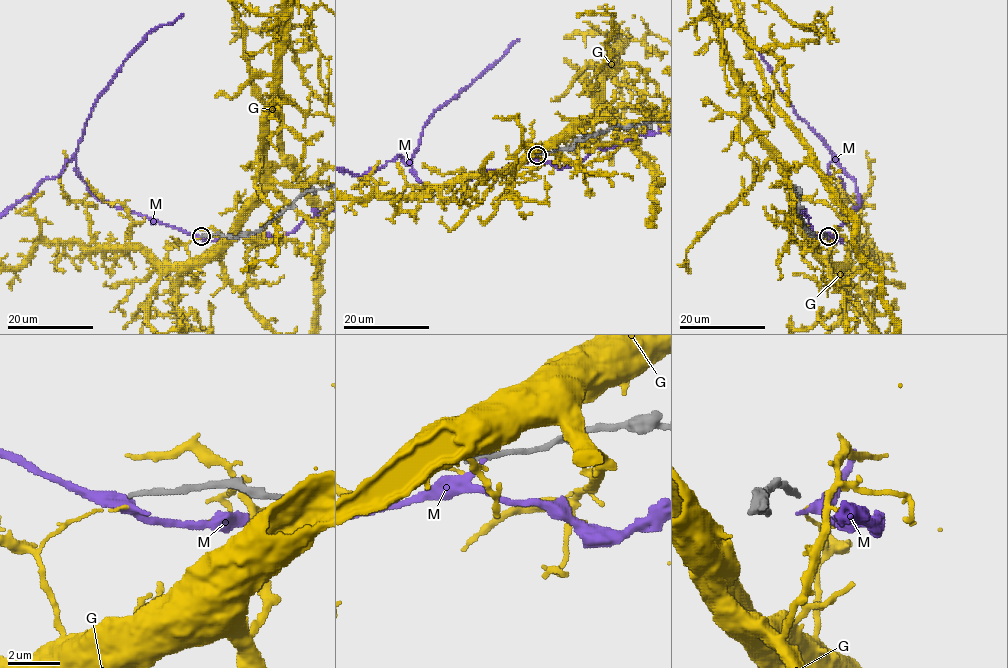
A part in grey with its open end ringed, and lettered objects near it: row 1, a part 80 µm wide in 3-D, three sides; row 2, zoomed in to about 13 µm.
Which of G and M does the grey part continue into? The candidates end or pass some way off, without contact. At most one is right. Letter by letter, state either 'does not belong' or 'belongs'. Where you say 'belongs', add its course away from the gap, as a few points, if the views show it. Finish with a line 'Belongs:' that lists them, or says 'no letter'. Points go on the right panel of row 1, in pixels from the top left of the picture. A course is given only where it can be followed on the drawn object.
G: does not belong
M: does not belong
Belongs: no letter

